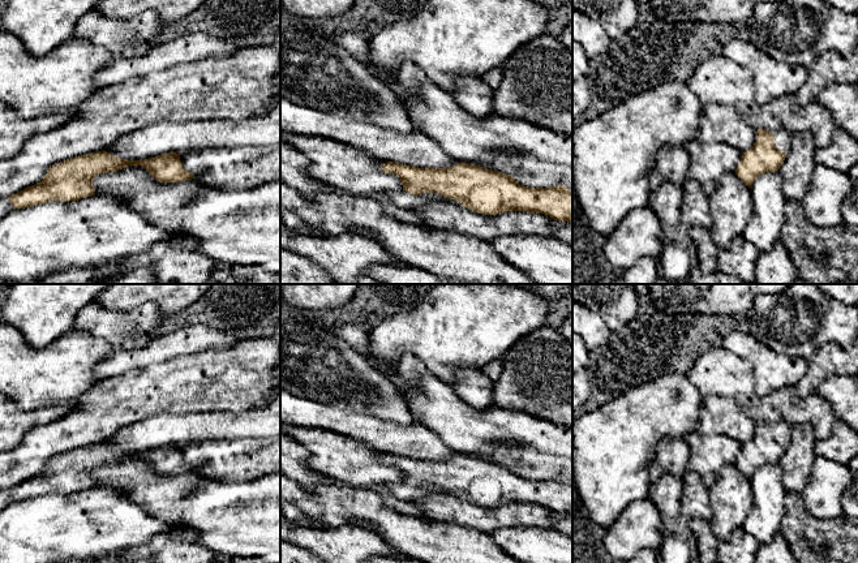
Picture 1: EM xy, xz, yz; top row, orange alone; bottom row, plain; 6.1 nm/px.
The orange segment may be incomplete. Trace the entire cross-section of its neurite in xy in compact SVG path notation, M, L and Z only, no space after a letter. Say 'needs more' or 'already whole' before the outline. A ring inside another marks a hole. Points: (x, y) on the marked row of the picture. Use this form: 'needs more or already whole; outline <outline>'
needs more; outline M107 151L80 155L48 168L43 180L8 198L0 198L0 219L16 209L38 206L52 201L78 201L94 195L93 180L104 172L141 166L159 182L180 182L194 179L180 160L180 154L167 152L155 158L126 160Z

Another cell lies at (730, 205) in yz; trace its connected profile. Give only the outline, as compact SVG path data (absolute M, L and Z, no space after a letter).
M725 173L709 194L711 236L717 249L728 249L742 236L752 214L750 188L734 173Z

